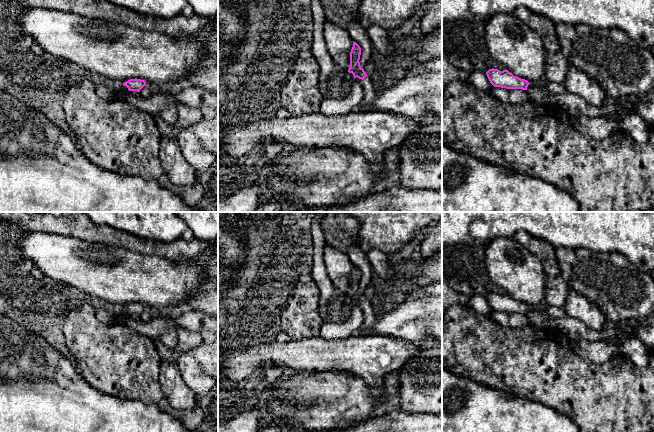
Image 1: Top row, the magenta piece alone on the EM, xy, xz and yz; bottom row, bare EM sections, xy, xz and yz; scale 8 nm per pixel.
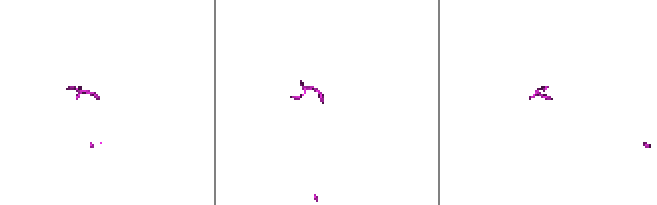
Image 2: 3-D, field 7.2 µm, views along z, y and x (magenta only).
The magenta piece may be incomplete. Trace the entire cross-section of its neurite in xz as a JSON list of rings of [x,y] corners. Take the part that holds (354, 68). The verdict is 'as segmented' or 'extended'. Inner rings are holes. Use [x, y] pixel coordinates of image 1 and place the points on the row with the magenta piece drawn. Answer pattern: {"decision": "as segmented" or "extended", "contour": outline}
{"decision": "extended", "contour": [[[353,41],[348,72],[352,73],[354,78],[359,78],[364,88],[364,97],[357,110],[361,112],[370,112],[374,111],[373,102],[376,97],[376,92],[372,84],[372,79],[367,76],[364,69],[360,66],[360,55],[361,48],[356,42]]]}

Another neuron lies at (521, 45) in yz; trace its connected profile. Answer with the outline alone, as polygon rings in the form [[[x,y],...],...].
[[[493,14],[486,22],[485,39],[492,58],[514,76],[531,83],[544,75],[543,42],[514,14]]]

